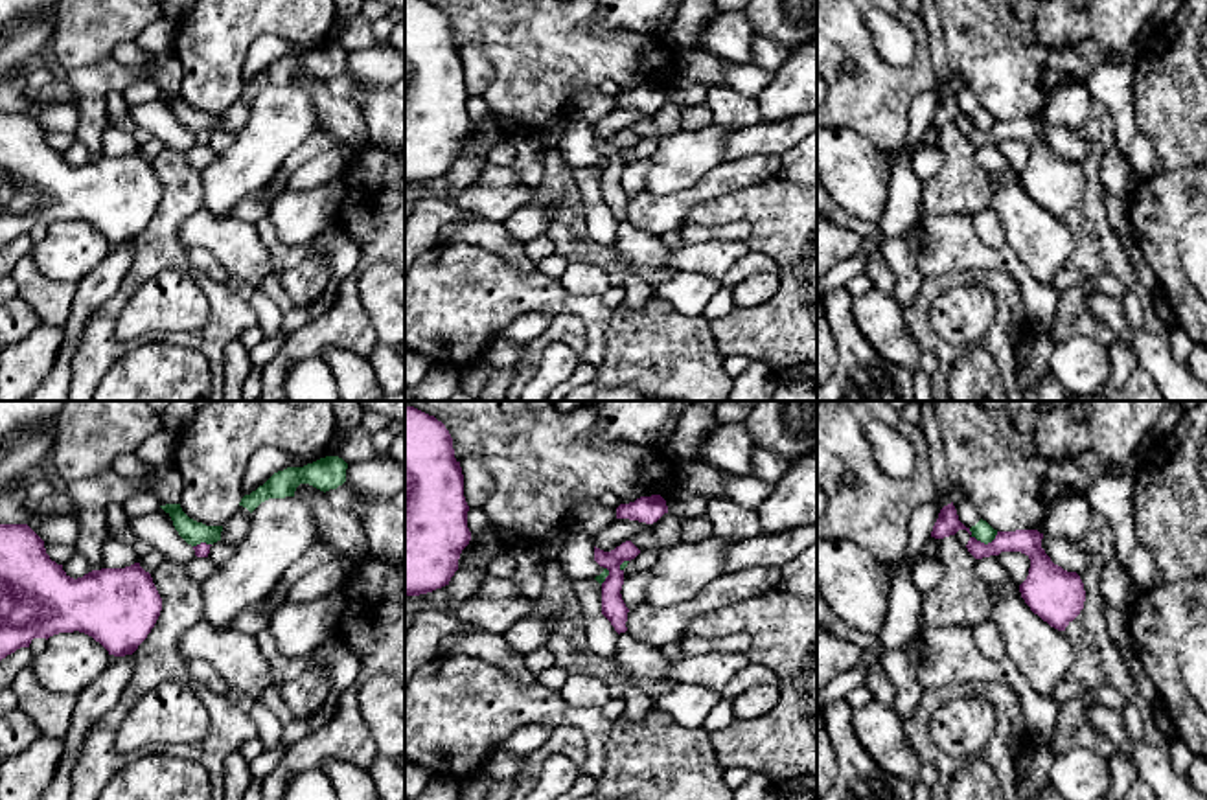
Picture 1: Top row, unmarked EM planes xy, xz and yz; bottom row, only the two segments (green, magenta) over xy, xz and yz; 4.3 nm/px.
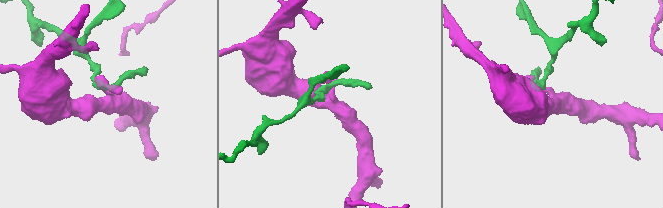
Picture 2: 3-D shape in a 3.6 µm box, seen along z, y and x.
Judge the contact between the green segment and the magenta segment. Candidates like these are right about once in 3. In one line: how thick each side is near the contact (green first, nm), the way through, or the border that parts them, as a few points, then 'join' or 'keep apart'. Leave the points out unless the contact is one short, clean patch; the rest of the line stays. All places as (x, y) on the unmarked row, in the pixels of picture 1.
calibres 90 and 110 nm; border yz (968, 116), (985, 131), (998, 122); keep apart

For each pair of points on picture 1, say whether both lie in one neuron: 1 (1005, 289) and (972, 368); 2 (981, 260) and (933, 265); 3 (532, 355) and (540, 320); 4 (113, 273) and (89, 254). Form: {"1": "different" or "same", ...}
{"1": "different", "2": "same", "3": "different", "4": "different"}

